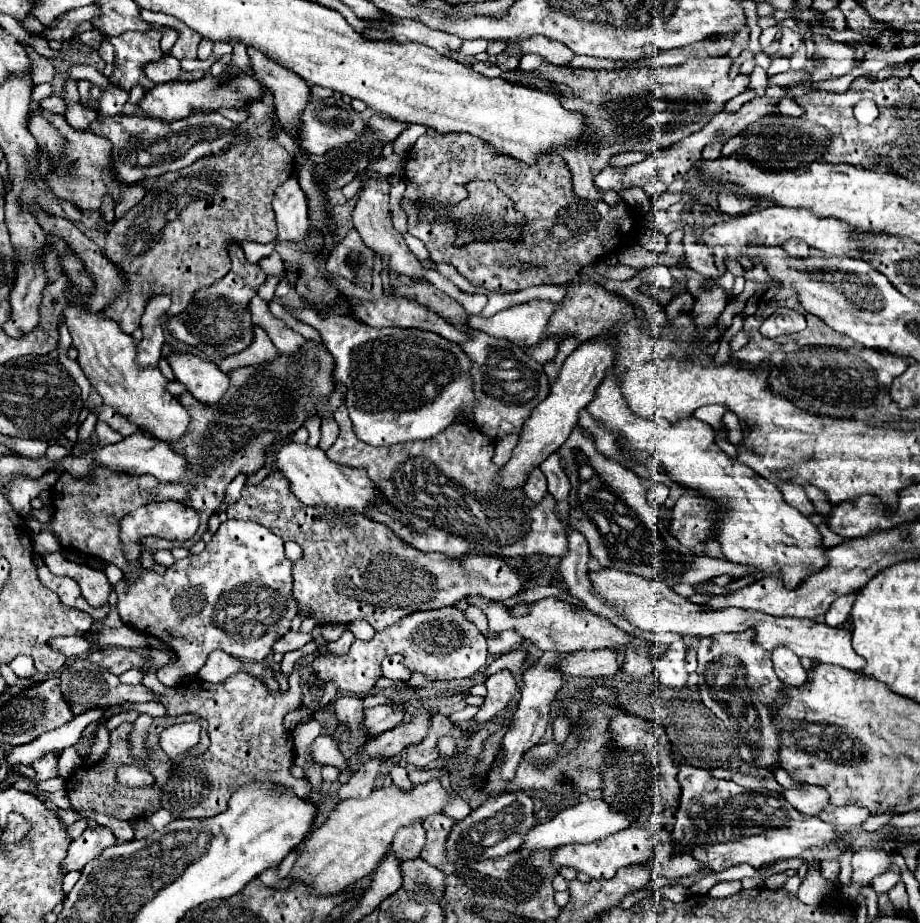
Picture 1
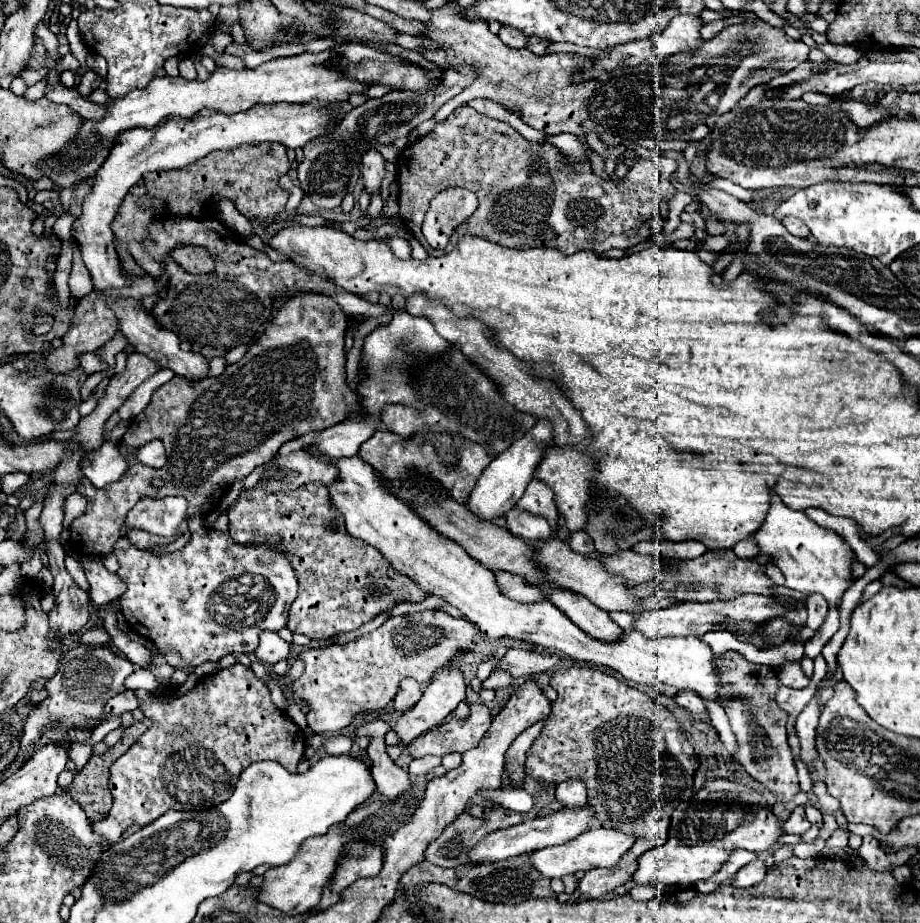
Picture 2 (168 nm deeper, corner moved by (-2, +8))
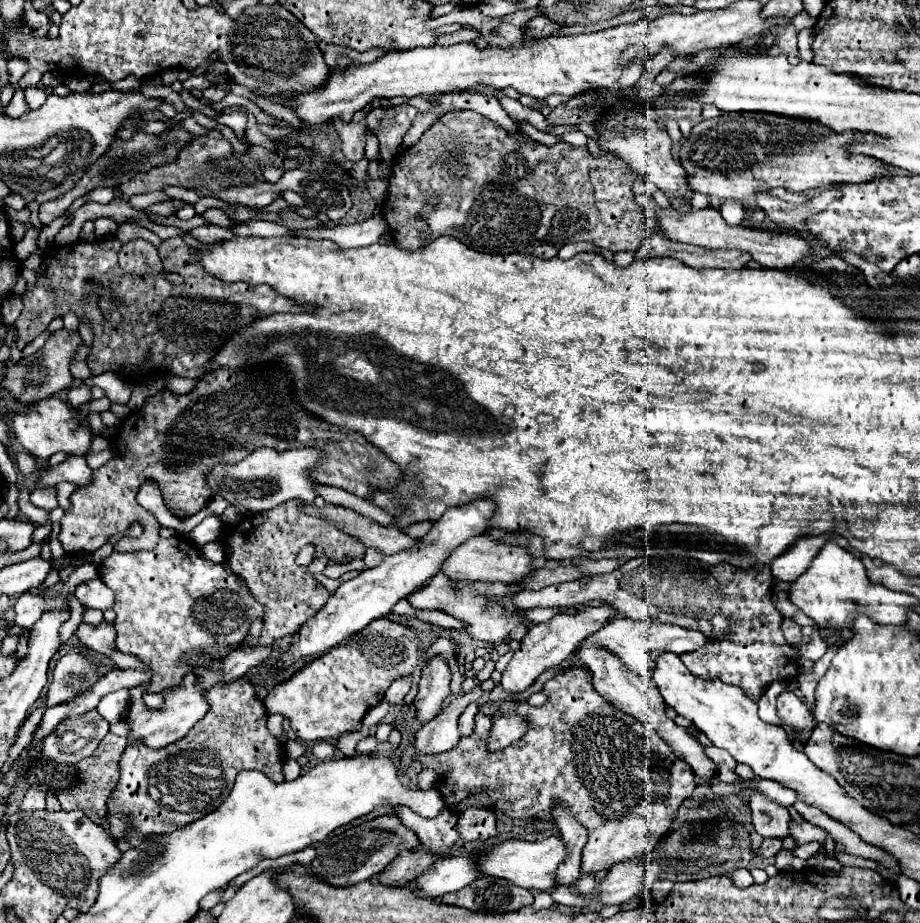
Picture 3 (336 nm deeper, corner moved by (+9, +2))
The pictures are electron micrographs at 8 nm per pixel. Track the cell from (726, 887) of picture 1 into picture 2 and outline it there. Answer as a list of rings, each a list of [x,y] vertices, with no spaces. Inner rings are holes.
[[[757,859],[757,861],[751,861],[749,865],[745,865],[743,869],[737,871],[737,875],[733,879],[733,885],[753,887],[755,883],[761,883],[763,877],[765,877],[765,863],[761,859]]]

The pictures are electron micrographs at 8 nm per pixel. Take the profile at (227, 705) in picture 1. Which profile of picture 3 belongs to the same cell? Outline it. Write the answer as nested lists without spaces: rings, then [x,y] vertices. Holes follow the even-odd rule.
[[[236,681],[226,687],[212,687],[206,695],[210,711],[202,721],[198,721],[186,737],[180,741],[164,747],[164,749],[148,749],[146,745],[130,743],[120,759],[120,781],[114,789],[114,793],[108,799],[108,821],[110,821],[110,835],[132,835],[132,837],[148,837],[148,835],[164,835],[172,833],[188,823],[194,823],[196,819],[202,819],[204,815],[212,813],[224,799],[230,795],[230,789],[234,785],[236,775],[242,769],[256,769],[274,783],[282,783],[282,765],[284,765],[284,749],[280,747],[278,739],[266,729],[268,713],[264,711],[264,705],[256,701],[254,687],[244,681]]]

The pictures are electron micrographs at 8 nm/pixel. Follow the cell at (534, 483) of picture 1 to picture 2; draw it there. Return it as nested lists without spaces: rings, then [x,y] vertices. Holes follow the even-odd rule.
[[[533,479],[529,483],[529,487],[525,489],[523,497],[517,503],[519,509],[525,509],[533,515],[543,515],[547,517],[547,521],[551,523],[553,531],[557,527],[557,507],[555,507],[555,499],[553,499],[553,491],[549,489],[549,485],[545,481]]]

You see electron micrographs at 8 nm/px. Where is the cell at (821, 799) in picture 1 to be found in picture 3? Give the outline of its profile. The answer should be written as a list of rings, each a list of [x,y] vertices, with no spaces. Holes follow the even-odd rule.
[[[764,839],[760,845],[760,851],[756,851],[754,855],[762,857],[762,859],[774,857],[780,851],[780,847],[782,847],[782,839]]]

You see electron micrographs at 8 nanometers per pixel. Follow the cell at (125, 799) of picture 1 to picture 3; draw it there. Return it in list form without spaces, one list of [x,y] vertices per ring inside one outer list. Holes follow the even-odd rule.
[[[108,733],[102,743],[98,745],[98,749],[88,757],[88,759],[82,759],[78,763],[78,769],[80,769],[80,775],[78,775],[78,785],[72,787],[72,791],[62,791],[58,793],[58,801],[62,805],[62,809],[66,811],[72,811],[72,809],[80,809],[84,811],[94,823],[102,823],[104,815],[106,815],[106,801],[108,801],[108,795],[110,791],[116,787],[118,779],[120,779],[120,767],[118,767],[118,761],[126,749],[128,741],[126,737],[118,737],[114,733]]]

